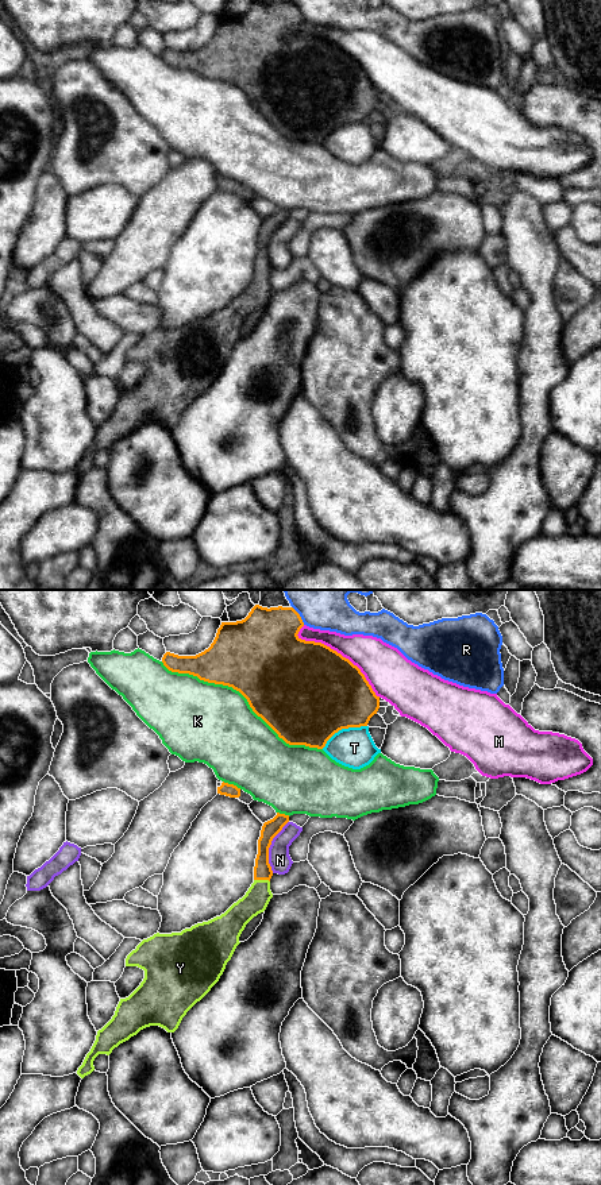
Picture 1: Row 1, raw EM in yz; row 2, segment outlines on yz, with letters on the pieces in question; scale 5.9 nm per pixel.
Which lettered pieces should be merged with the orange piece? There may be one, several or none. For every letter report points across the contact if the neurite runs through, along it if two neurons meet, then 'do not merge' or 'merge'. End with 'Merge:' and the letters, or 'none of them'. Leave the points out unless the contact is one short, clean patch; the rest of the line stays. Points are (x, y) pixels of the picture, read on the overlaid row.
K: do not merge
M: do not merge
N: do not merge
R: do not merge
T: do not merge
Y: way yz (262, 871), (262, 879), (255, 900); merge
Merge: Y

